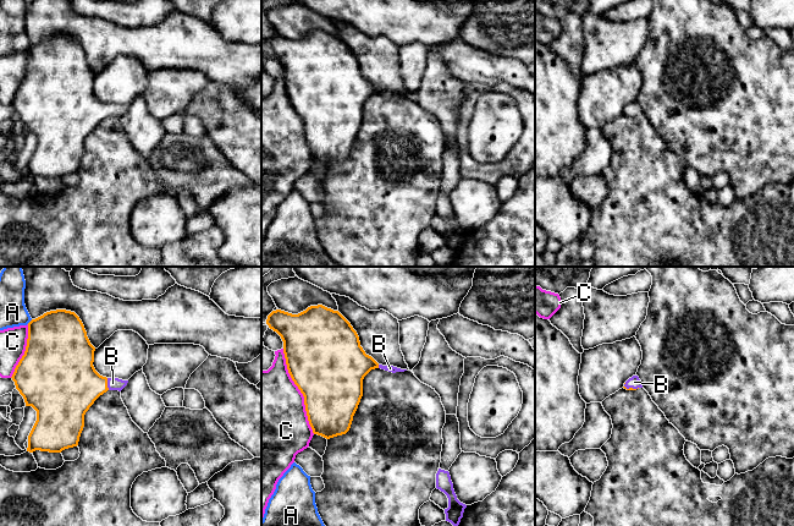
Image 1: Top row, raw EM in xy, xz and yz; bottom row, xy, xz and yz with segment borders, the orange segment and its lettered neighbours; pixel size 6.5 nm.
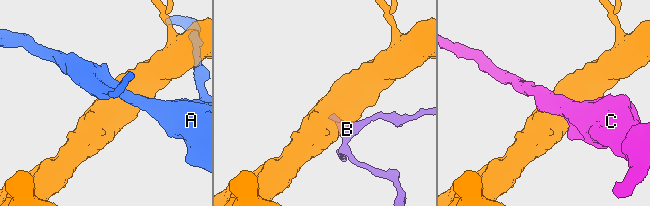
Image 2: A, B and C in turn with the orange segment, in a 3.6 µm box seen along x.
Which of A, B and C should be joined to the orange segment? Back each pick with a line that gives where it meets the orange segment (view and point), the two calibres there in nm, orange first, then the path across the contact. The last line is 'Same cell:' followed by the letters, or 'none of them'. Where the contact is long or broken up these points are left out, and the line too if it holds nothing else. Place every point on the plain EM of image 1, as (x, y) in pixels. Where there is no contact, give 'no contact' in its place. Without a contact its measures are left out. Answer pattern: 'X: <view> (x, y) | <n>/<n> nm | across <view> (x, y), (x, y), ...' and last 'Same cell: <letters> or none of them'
B: xy (106, 110) | 400/80 nm | across xy (69, 110), (106, 110), (112, 109)
Same cell: B

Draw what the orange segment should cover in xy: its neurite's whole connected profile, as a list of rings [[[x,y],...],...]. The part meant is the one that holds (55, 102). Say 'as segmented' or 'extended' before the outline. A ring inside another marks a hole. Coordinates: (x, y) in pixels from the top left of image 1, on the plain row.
extended; [[[50,37],[28,49],[26,77],[11,103],[26,132],[37,137],[27,177],[61,179],[77,172],[84,153],[84,141],[94,127],[107,116],[121,117],[127,111],[128,106],[106,104],[95,97],[94,77],[95,73],[75,38]]]

